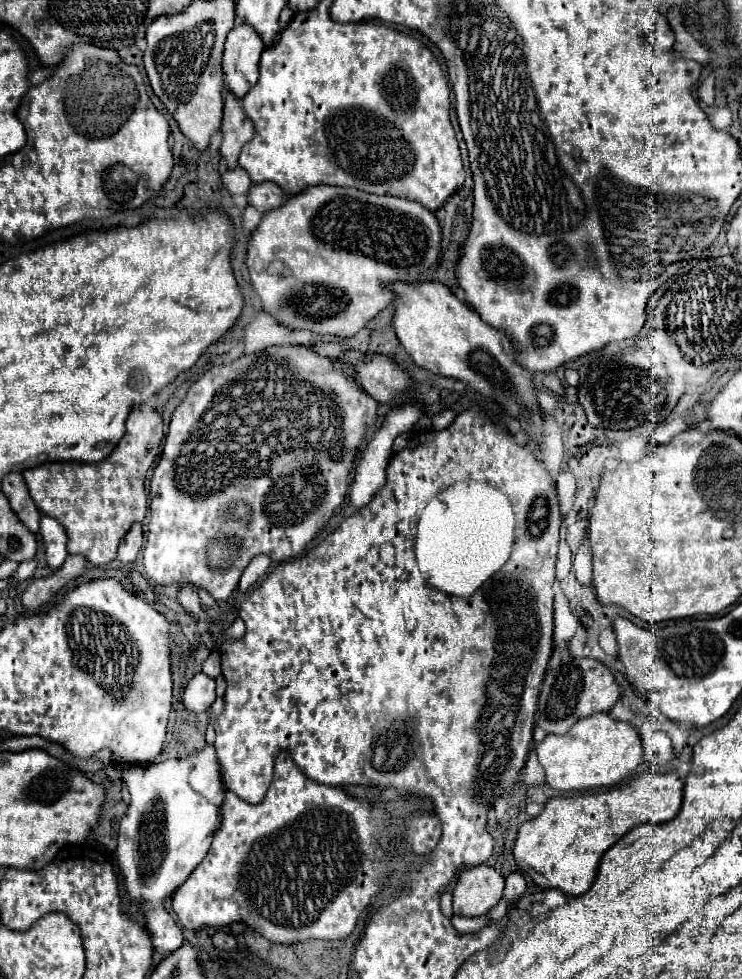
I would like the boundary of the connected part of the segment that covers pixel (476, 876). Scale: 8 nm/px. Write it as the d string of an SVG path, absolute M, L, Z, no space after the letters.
M487 865L467 867L459 873L457 885L453 889L453 909L455 915L479 917L503 897L505 879Z

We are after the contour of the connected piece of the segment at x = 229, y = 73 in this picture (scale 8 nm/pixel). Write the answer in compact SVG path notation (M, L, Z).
M237 25L229 33L223 51L223 87L229 89L237 99L243 99L247 89L255 85L259 77L257 63L263 49L263 41L249 25Z

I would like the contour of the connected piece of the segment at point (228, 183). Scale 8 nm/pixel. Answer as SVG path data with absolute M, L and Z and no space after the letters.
M241 167L231 169L231 171L225 171L221 175L221 183L223 183L223 187L231 195L241 195L241 193L245 195L249 191L249 187L251 187L251 179L247 177L247 173Z

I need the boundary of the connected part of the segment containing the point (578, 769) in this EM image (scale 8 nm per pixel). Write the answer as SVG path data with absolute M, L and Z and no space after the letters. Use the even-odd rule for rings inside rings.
M599 713L599 715L591 715L587 719L579 719L565 735L547 735L535 749L539 765L545 771L545 783L553 789L561 789L561 791L589 791L593 787L611 787L621 783L623 779L627 779L635 767L643 761L643 745L641 745L641 737L639 731L633 729L633 725L625 723L625 721L617 721L613 719L609 713Z

